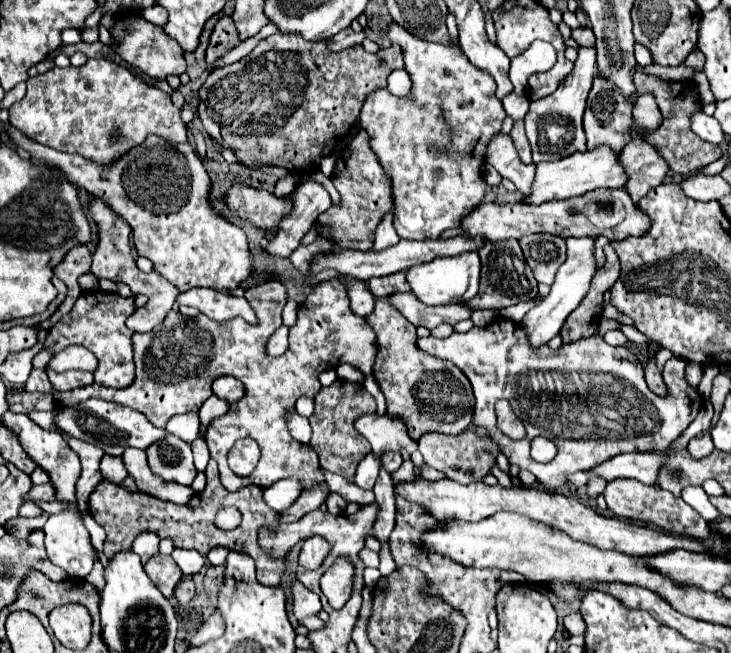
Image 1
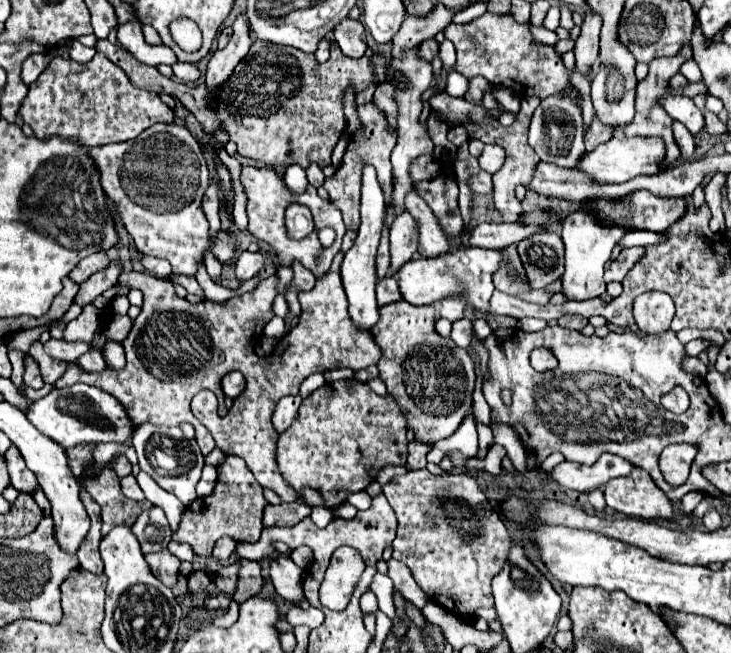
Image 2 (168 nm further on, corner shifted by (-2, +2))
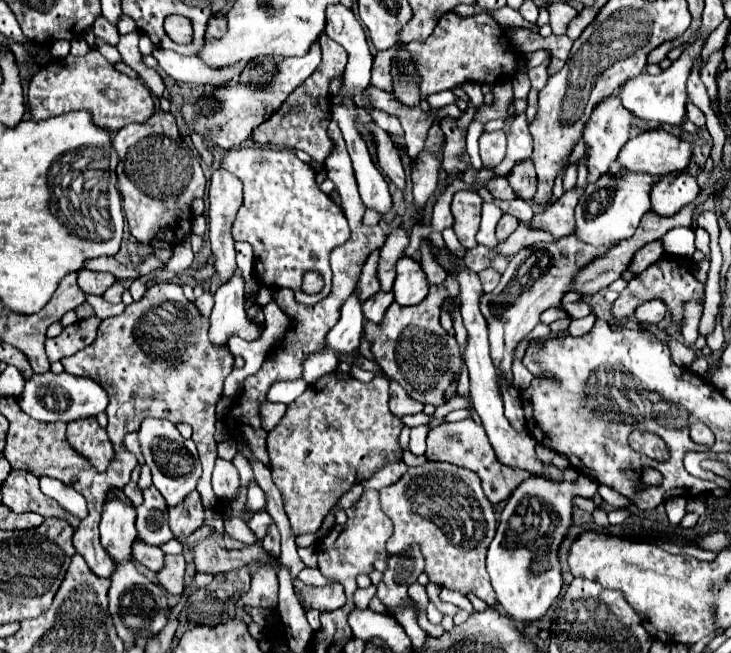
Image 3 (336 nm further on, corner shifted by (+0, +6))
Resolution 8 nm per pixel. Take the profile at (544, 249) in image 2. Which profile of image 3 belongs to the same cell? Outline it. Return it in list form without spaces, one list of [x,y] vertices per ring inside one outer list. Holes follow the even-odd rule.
[[[572,234],[554,242],[540,242],[540,246],[528,246],[510,256],[510,264],[502,274],[500,284],[492,294],[484,294],[480,298],[480,310],[490,328],[490,356],[498,372],[506,372],[508,380],[512,380],[510,364],[514,346],[532,332],[546,308],[560,306],[560,298],[564,296],[564,292],[568,292],[570,280],[574,278],[576,270],[602,256],[604,252],[606,250],[598,250],[580,242]]]

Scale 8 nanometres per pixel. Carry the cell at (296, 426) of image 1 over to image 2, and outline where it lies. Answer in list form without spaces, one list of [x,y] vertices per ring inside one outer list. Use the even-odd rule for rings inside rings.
[[[290,396],[290,398],[282,398],[272,414],[272,424],[278,432],[284,432],[294,420],[296,420],[296,414],[298,414],[298,408],[300,408],[300,402],[302,398],[300,396]]]

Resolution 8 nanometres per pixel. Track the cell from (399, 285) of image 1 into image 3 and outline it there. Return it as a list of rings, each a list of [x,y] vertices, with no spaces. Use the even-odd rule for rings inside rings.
[[[378,292],[372,298],[364,300],[364,318],[372,320],[372,322],[380,322],[380,318],[384,316],[386,308],[394,302],[394,294],[392,292]]]

